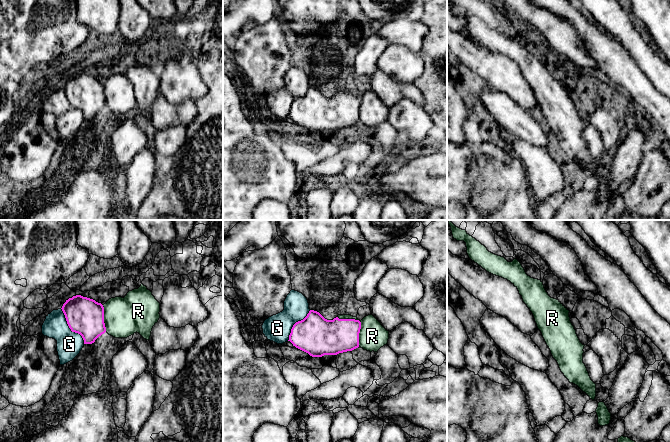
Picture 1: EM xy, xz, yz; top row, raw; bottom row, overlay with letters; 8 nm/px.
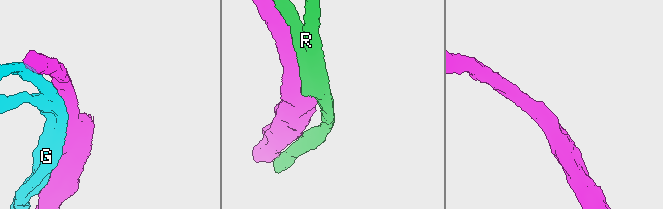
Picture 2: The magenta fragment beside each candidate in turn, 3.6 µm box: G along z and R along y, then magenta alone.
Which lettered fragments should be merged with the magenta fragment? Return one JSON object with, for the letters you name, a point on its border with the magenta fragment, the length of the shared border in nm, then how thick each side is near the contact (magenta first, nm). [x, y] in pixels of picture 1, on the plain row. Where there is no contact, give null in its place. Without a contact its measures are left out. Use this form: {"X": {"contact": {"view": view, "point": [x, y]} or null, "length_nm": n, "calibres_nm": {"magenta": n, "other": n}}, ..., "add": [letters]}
{"R": {"contact": {"view": "xz", "point": [360, 98]}, "length_nm": 300, "calibres_nm": {"magenta": 280, "other": 220}}, "add": ["R"]}

